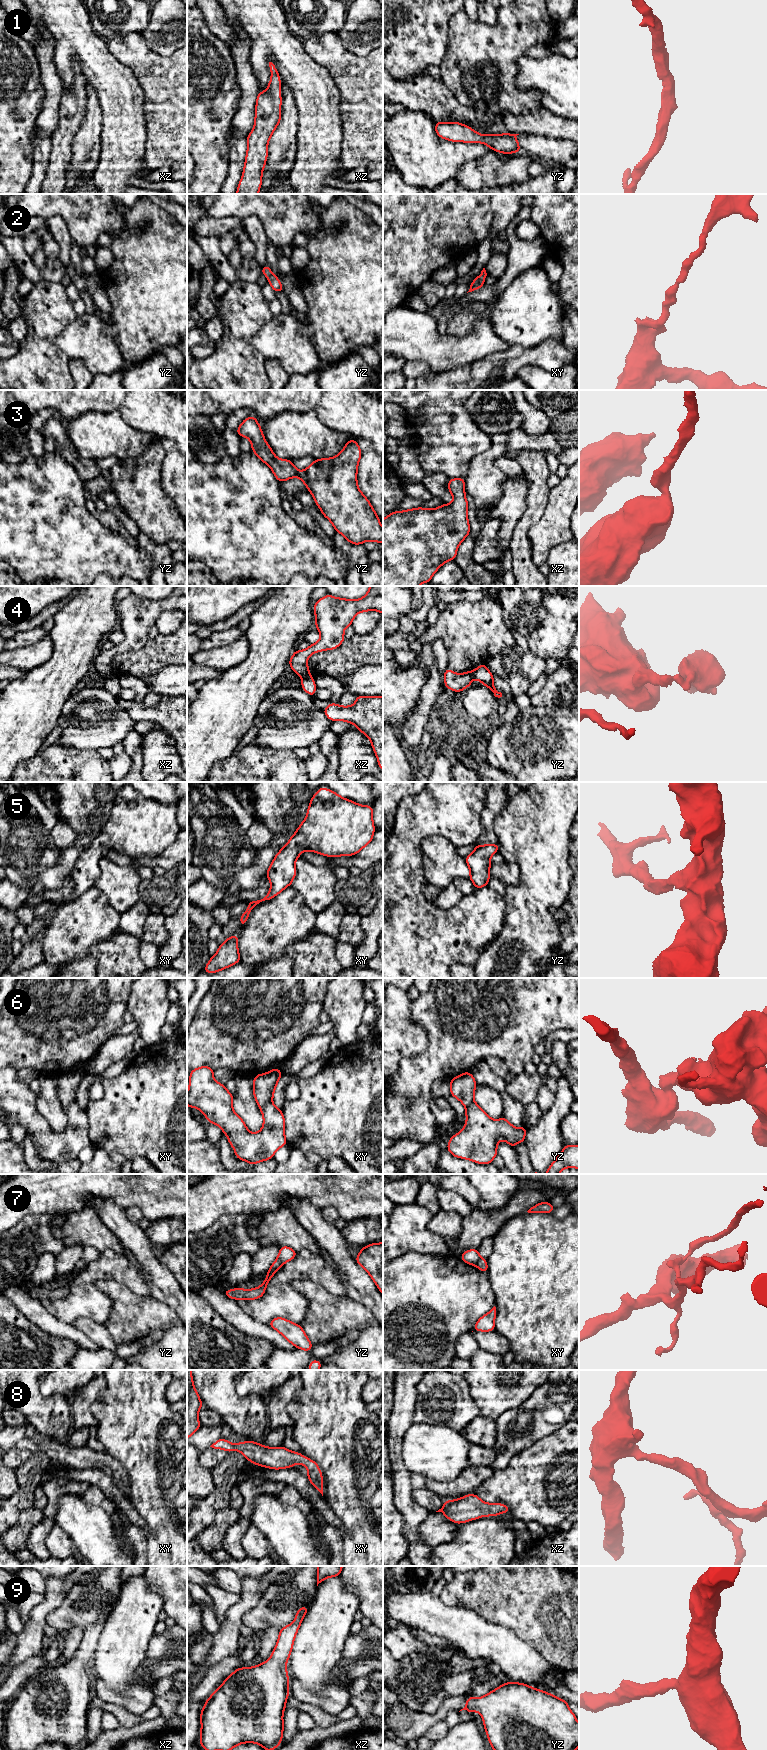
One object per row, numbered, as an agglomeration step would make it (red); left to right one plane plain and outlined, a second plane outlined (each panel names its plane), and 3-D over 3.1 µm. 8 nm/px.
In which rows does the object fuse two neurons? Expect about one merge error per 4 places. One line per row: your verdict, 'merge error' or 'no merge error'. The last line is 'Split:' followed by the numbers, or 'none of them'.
1: no merge error
2: no merge error
3: no merge error
4: merge error
5: no merge error
6: merge error
7: merge error
8: no merge error
9: no merge error
Split: 4, 6, 7

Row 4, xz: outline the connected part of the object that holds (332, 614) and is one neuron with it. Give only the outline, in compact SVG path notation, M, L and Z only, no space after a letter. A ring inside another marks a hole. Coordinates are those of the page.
M370 586L366 595L357 600L327 594L313 605L313 610L321 638L305 650L296 650L289 660L292 671L302 678L310 676L309 656L339 647L345 640L344 629L352 625L359 612L375 610L383 614L383 586Z

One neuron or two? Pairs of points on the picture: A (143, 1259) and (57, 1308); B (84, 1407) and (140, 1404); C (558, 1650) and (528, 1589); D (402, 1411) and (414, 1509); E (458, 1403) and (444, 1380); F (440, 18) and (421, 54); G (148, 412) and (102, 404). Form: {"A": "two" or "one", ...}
{"A": "two", "B": "two", "C": "one", "D": "one", "E": "one", "F": "one", "G": "one"}

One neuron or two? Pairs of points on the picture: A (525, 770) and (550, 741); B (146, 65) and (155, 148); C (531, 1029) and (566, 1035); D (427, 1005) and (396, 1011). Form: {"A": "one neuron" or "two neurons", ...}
{"A": "one neuron", "B": "one neuron", "C": "two neurons", "D": "two neurons"}

